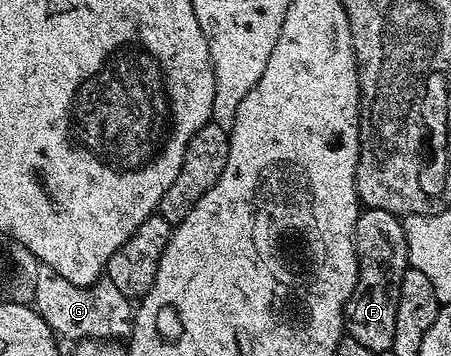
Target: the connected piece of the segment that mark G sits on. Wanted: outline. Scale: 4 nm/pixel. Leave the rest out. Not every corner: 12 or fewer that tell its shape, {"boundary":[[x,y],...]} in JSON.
{"boundary":[[49,265],[33,307],[63,338],[130,336],[134,308],[104,275],[81,286]]}

